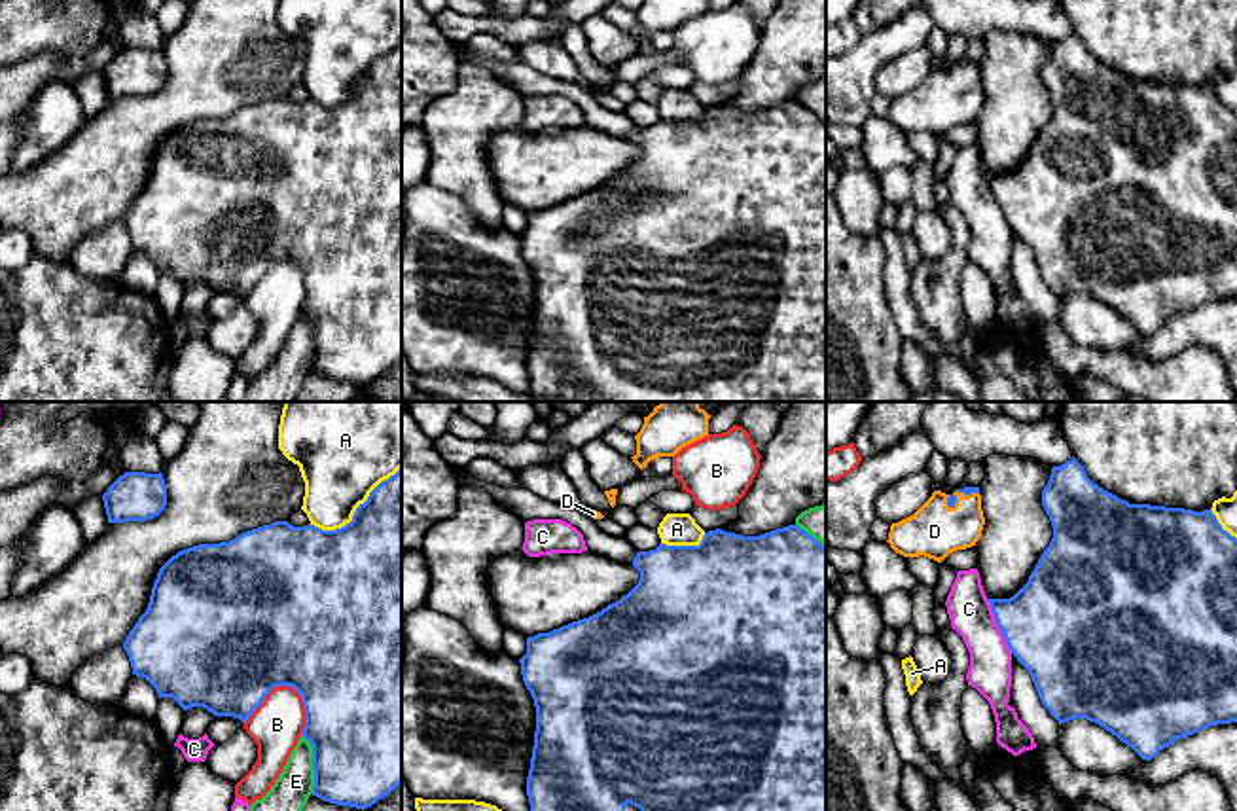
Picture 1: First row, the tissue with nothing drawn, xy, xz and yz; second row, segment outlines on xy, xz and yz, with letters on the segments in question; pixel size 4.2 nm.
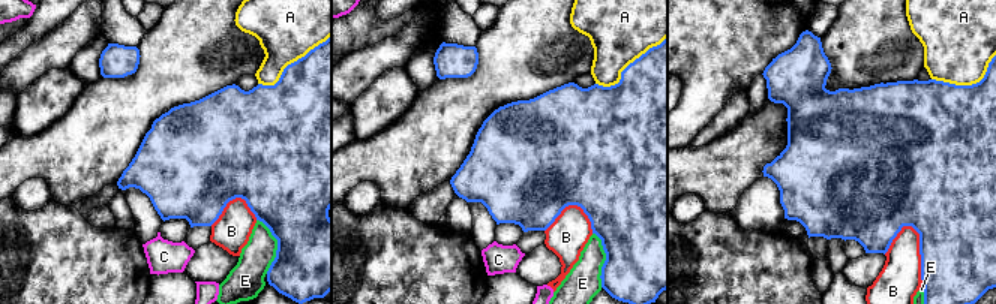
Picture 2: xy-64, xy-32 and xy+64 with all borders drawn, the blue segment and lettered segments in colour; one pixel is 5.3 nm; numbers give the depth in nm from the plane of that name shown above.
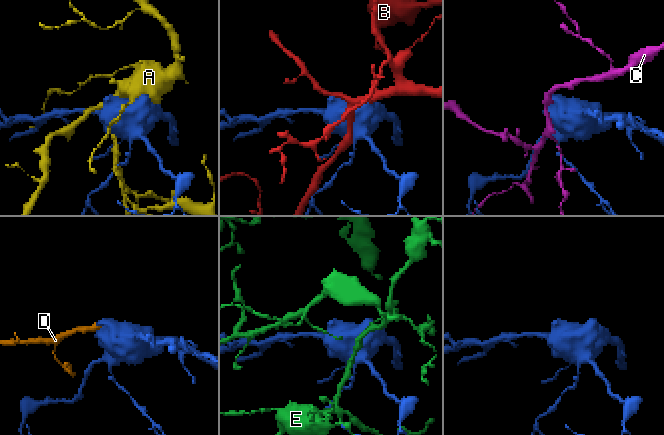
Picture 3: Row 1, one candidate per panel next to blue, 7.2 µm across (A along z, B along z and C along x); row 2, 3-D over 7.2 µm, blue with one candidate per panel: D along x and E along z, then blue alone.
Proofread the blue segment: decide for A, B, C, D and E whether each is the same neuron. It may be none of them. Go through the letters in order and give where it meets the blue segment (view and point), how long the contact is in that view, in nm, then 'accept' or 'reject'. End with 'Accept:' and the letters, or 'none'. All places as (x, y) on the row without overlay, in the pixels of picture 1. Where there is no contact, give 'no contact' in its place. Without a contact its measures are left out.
A: xy (355, 88) | 460 nm | reject
B: xy (269, 266) | 280 nm | reject
C: yz (997, 199) | 260 nm | reject
D: yz (957, 67) | 160 nm | accept
E: xy (313, 340) | 260 nm | reject
Accept: D

